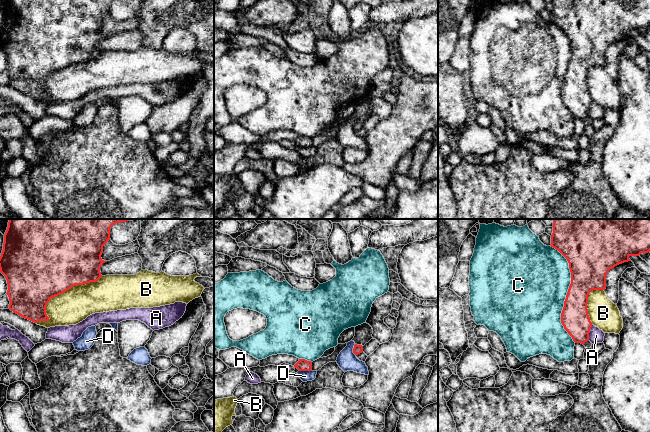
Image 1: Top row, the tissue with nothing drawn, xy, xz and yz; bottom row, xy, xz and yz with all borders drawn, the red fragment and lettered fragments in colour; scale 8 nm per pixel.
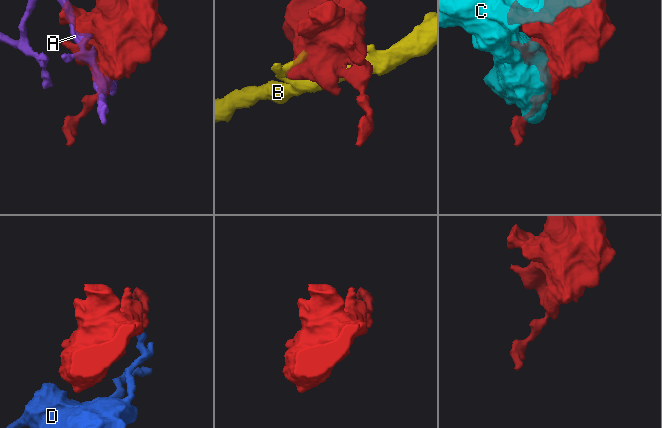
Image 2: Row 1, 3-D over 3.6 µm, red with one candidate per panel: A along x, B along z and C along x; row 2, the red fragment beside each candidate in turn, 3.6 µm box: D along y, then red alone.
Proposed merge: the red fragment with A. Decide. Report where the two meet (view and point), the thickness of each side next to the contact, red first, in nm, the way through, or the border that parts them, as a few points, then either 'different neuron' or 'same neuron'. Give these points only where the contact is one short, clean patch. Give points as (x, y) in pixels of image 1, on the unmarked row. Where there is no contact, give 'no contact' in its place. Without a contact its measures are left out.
yz (589, 108) | 220/120 nm | different neuron

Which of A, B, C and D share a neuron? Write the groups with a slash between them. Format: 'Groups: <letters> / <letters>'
Groups: A / B / C / D

